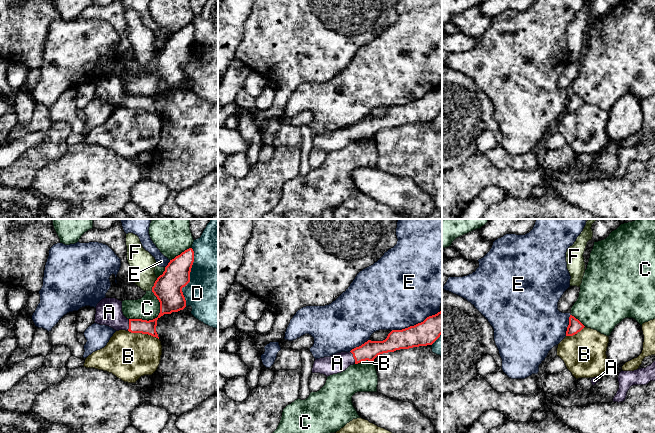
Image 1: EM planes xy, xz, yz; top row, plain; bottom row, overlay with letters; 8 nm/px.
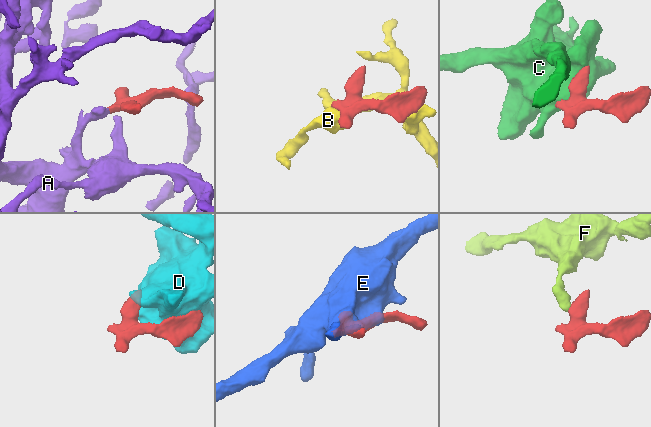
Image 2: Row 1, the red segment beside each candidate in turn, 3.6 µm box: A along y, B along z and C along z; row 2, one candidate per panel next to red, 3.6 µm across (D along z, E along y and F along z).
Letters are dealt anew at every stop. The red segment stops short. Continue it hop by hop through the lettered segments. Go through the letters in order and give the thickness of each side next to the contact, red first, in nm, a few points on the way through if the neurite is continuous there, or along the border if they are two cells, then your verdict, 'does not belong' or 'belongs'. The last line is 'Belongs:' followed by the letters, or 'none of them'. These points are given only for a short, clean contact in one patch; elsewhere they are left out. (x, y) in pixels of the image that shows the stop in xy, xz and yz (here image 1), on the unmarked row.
A: calibres 150 and 150 nm; way xz (369, 126), (353, 132), (337, 139); belongs
B: calibres 110 and 380 nm; does not belong
C: calibres 220 and 190 nm; does not belong
D: calibres 220 and 480 nm; does not belong
E: calibres 190 and 500 nm; does not belong
F: calibres 220 and 200 nm; border xy (157, 54), (151, 65); does not belong
Belongs: A

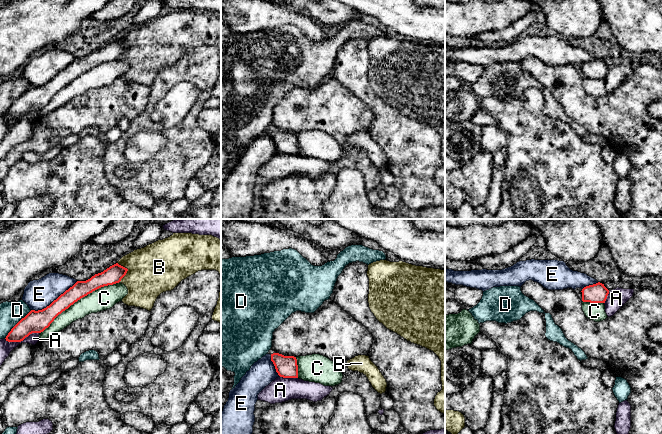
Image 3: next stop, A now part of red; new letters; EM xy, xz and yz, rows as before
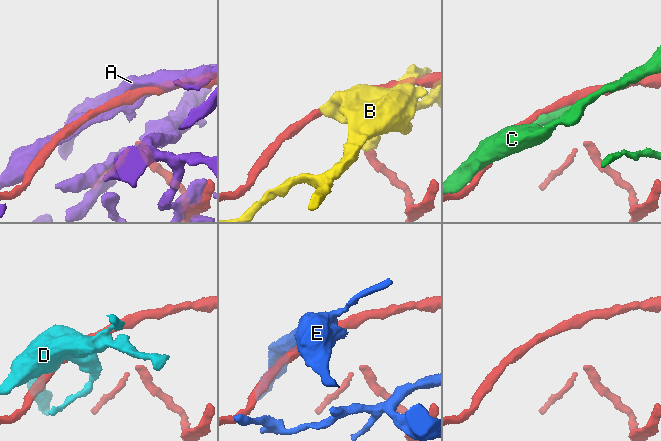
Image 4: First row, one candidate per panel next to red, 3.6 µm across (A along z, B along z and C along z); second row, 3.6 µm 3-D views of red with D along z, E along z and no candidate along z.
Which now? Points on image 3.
A: calibres 180 and 100 nm; does not belong
B: calibres 140 and 400 nm; does not belong
C: calibres 140 and 180 nm; does not belong
D: calibres 180 and 180 nm; does not belong
E: calibres 180 and 240 nm; belongs
Belongs: E

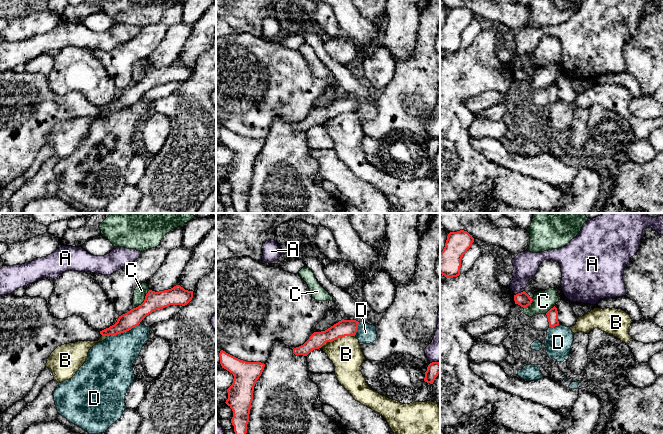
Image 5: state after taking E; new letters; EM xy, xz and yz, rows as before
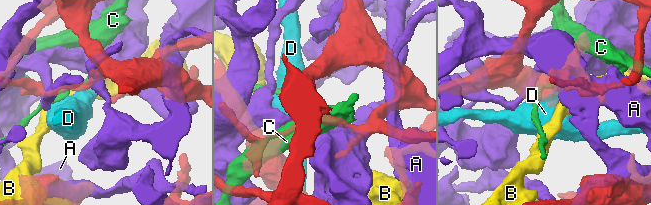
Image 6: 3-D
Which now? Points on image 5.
A: calibres 110 and 200 nm; does not belong
B: calibres 130 and 260 nm; does not belong
C: calibres 150 and 100 nm; does not belong
D: calibres 140 and 340 nm; border xy (139, 99), (126, 107), (107, 112); does not belong
Belongs: none of them

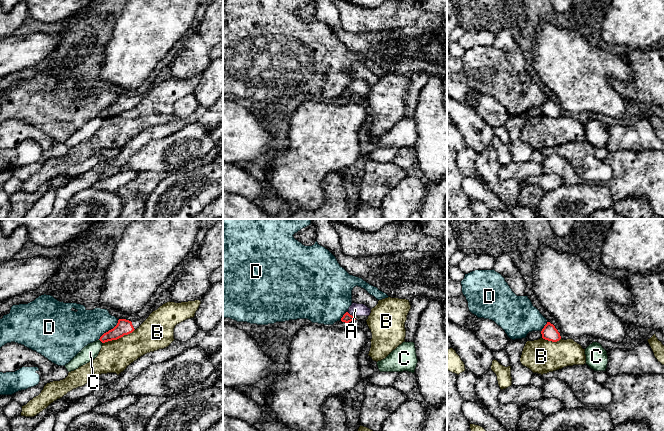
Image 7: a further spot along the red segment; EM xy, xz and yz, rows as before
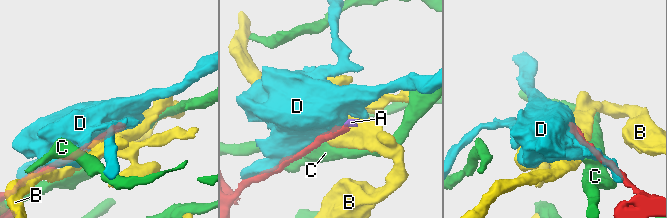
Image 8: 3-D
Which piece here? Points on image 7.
A: calibres 70 and 100 nm; way xz (346, 94), (351, 91), (355, 85); belongs
B: calibres 130 and 260 nm; does not belong
C: calibres 130 and 120 nm; does not belong
D: calibres 130 and 280 nm; does not belong
Belongs: A

